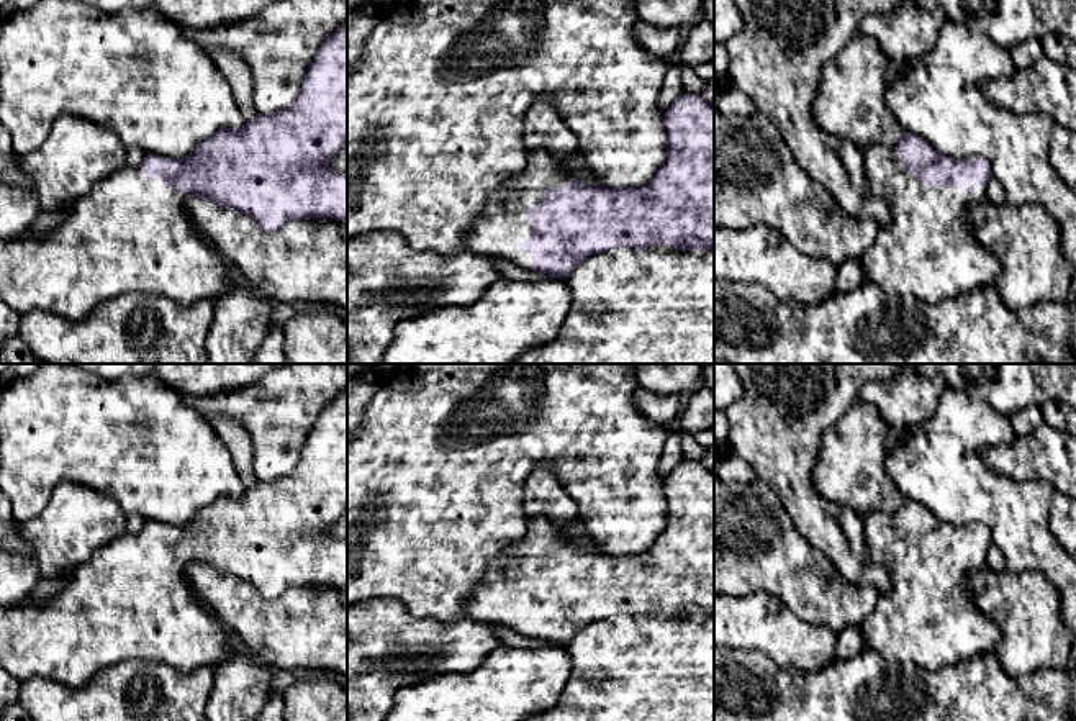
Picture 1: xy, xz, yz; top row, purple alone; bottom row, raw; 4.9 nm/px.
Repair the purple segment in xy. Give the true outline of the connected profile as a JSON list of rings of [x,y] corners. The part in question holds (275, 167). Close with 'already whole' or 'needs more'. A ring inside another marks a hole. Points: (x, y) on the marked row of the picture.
[[[347,21],[318,49],[300,93],[290,108],[275,115],[255,115],[241,128],[223,128],[203,139],[185,159],[146,154],[139,166],[124,166],[97,182],[47,234],[0,238],[0,302],[20,315],[43,310],[70,321],[87,318],[98,305],[129,292],[164,295],[180,305],[216,300],[233,283],[223,256],[198,234],[187,213],[187,200],[210,198],[247,215],[265,233],[288,221],[334,218],[347,221],[347,172],[334,172],[329,162],[347,147]]] | needs more

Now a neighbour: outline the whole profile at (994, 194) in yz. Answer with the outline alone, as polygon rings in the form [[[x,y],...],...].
[[[991,177],[991,180],[989,180],[989,185],[986,190],[986,198],[994,205],[1001,205],[1001,203],[1007,202],[1004,187],[1001,185],[1001,182],[996,177]]]

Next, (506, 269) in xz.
[[[490,256],[498,267],[501,277],[506,277],[509,280],[521,280],[521,282],[539,282],[542,279],[550,279],[545,274],[537,274],[534,270],[522,269],[509,261],[504,261],[496,256]]]

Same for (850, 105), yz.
[[[857,33],[822,69],[811,105],[816,125],[861,149],[871,144],[894,147],[906,131],[884,102],[888,66],[878,43]]]

